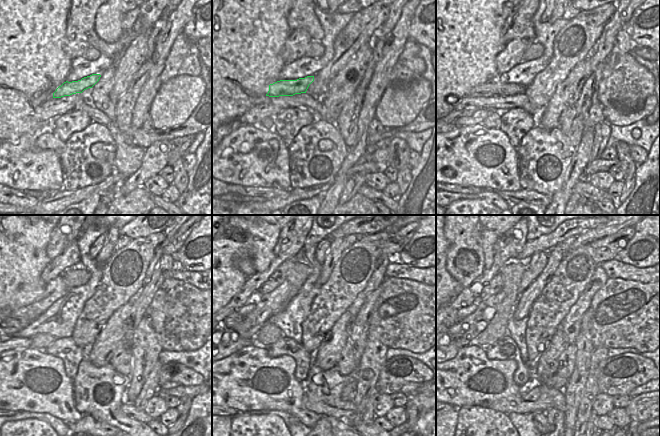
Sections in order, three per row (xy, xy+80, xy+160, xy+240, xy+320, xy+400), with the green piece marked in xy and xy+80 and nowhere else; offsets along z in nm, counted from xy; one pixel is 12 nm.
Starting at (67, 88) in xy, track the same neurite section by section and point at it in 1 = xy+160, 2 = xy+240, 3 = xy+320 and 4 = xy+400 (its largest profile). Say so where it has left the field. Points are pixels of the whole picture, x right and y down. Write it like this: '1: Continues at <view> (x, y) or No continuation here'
1: Continues at xy+160 (491, 88)
2: Continues at xy+240 (21, 314)
3: Continues at xy+320 (248, 308)
4: Continues at xy+400 (462, 312).

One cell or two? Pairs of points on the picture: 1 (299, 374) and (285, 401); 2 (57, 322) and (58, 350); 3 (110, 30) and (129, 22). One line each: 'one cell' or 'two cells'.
1: two cells
2: two cells
3: two cells

